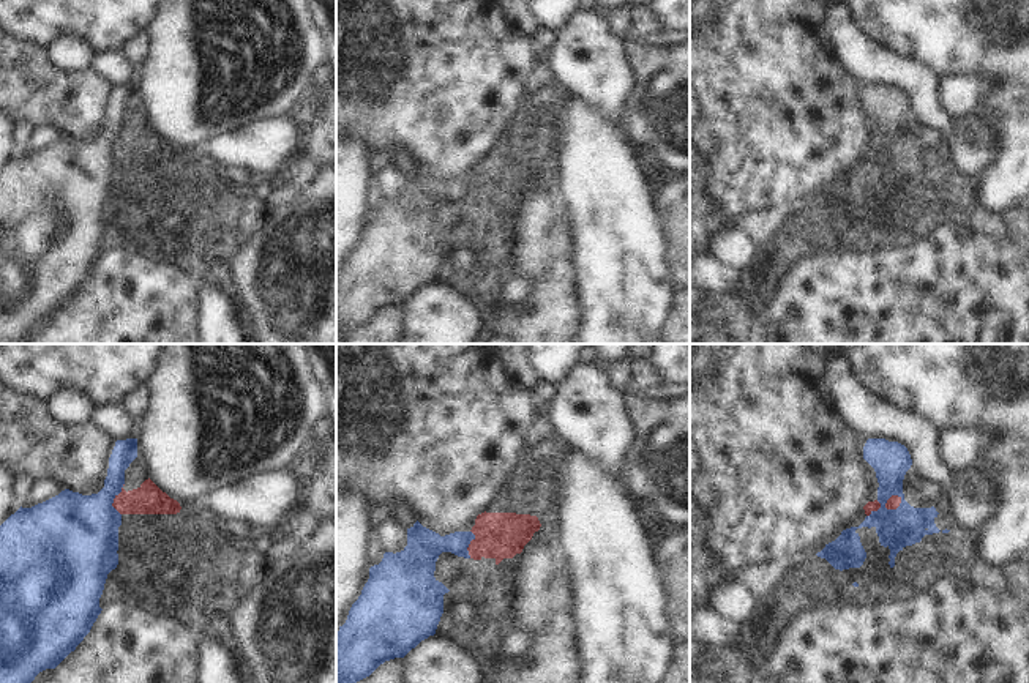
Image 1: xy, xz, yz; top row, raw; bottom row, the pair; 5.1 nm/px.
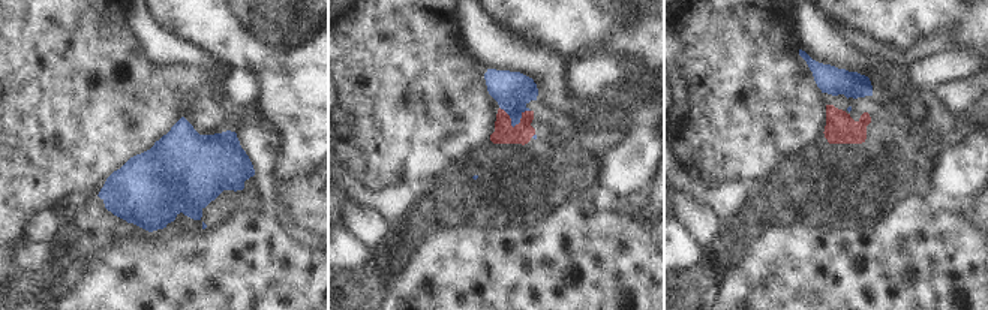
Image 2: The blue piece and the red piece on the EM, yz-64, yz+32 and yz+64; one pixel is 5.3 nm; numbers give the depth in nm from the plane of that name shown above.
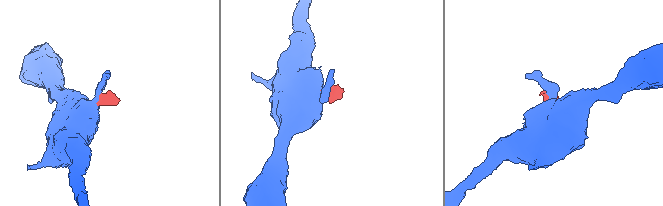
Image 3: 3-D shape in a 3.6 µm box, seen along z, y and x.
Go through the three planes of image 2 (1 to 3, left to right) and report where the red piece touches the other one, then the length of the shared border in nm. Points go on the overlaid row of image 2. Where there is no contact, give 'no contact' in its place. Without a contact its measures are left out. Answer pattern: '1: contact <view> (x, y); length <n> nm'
1: no contact
2: contact yz+32 (514, 125); length 170 nm
3: no contact

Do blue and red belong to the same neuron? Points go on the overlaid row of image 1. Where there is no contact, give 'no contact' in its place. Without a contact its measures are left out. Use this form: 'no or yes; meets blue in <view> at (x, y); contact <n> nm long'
no; meets blue in yz at (890, 496); contact 110 nm long

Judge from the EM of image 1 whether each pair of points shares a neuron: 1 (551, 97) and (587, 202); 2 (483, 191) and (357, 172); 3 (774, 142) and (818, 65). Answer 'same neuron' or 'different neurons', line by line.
1: same neuron
2: different neurons
3: same neuron

